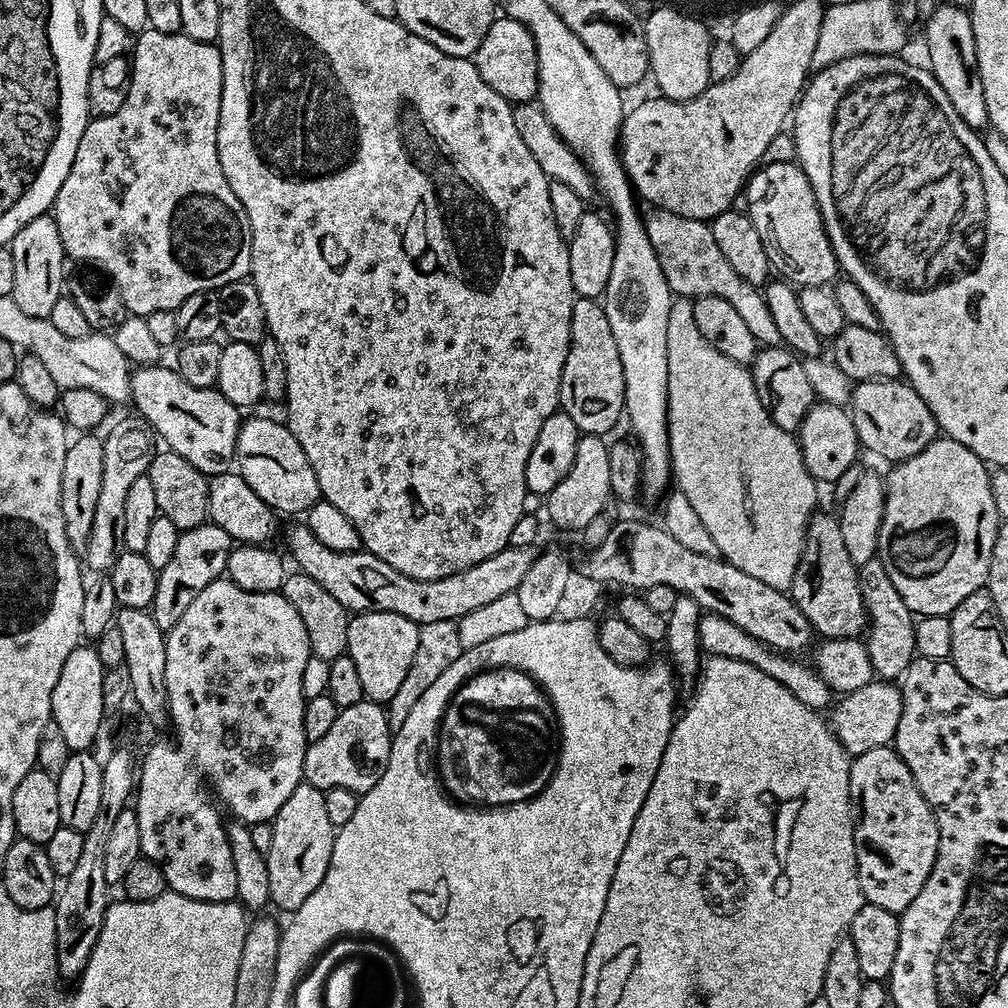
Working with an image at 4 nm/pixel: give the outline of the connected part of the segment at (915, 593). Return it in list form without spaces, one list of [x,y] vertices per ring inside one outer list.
[[[938,438],[922,454],[893,463],[891,468],[892,473],[886,476],[884,517],[878,530],[878,558],[913,614],[949,617],[958,602],[981,591],[988,582],[990,558],[1002,523],[991,490],[989,465],[962,442]]]

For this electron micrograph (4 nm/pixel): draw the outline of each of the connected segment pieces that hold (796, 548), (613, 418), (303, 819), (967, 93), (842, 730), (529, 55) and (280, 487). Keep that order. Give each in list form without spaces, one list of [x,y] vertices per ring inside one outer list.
[[[676,298],[670,306],[670,322],[666,322],[666,362],[668,363],[668,445],[672,455],[672,476],[675,487],[682,494],[686,494],[686,499],[694,505],[702,526],[710,530],[710,538],[714,538],[714,546],[718,546],[723,559],[738,566],[738,570],[742,570],[745,574],[759,578],[761,582],[775,584],[781,590],[791,589],[792,579],[798,570],[800,555],[804,553],[804,535],[808,529],[808,520],[818,508],[816,504],[818,481],[806,470],[797,437],[793,433],[782,430],[772,421],[768,409],[758,398],[751,371],[745,365],[726,358],[726,354],[714,350],[714,346],[710,346],[710,342],[702,338],[698,325],[694,322],[694,306],[691,299]]]
[[[579,297],[574,302],[574,314],[570,314],[570,346],[566,354],[566,362],[562,366],[562,382],[560,383],[560,408],[569,416],[571,427],[579,428],[581,433],[589,436],[604,436],[624,416],[624,375],[622,374],[622,358],[618,358],[618,342],[614,342],[614,333],[610,330],[610,322],[606,319],[606,310],[599,299]]]
[[[302,782],[270,821],[274,830],[274,842],[270,842],[270,850],[266,853],[270,870],[270,901],[285,914],[298,911],[302,902],[318,890],[322,878],[326,878],[330,854],[334,854],[338,830],[326,815],[324,794],[325,789]]]
[[[937,3],[933,16],[923,25],[925,40],[929,43],[931,57],[932,77],[946,90],[946,98],[950,98],[951,105],[954,106],[958,118],[966,122],[966,126],[980,130],[988,124],[986,114],[986,102],[982,98],[982,80],[978,78],[976,69],[976,51],[974,50],[974,26],[972,25],[972,14],[967,7],[959,8],[956,4]]]
[[[874,678],[866,686],[862,686],[862,690],[845,692],[831,705],[832,733],[852,758],[866,754],[866,750],[887,748],[896,739],[898,718],[902,718],[903,701],[900,688],[895,683]]]
[[[507,18],[493,20],[490,30],[486,30],[486,38],[482,38],[482,46],[478,46],[474,63],[482,82],[486,82],[490,90],[498,90],[498,94],[502,94],[502,98],[506,98],[513,105],[527,104],[536,100],[538,86],[536,47],[522,22]]]
[[[268,416],[245,419],[240,425],[236,443],[236,460],[240,477],[277,514],[283,512],[307,513],[310,506],[322,499],[318,478],[314,478],[314,466],[306,458],[306,450],[298,446],[298,438],[288,429],[287,423],[271,420]]]

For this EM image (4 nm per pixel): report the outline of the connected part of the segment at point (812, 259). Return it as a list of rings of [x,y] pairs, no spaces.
[[[796,162],[761,163],[748,177],[746,211],[766,246],[769,265],[785,281],[800,288],[823,288],[838,276],[836,255],[824,229],[822,214],[806,174]]]

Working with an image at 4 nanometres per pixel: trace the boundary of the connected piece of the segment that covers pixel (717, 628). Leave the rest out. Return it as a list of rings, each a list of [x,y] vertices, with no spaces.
[[[704,612],[701,615],[698,622],[698,638],[700,639],[701,649],[708,656],[734,658],[738,662],[746,662],[750,666],[762,670],[762,674],[766,674],[770,678],[774,678],[774,682],[786,686],[786,690],[790,690],[790,694],[794,694],[794,698],[798,698],[798,702],[802,702],[806,706],[824,710],[833,703],[834,693],[832,688],[822,679],[820,673],[811,663],[803,664],[800,658],[795,655],[777,652],[776,649],[769,648],[758,638],[746,634],[746,630],[742,630],[742,626],[734,626],[734,622],[722,618],[718,614]]]

